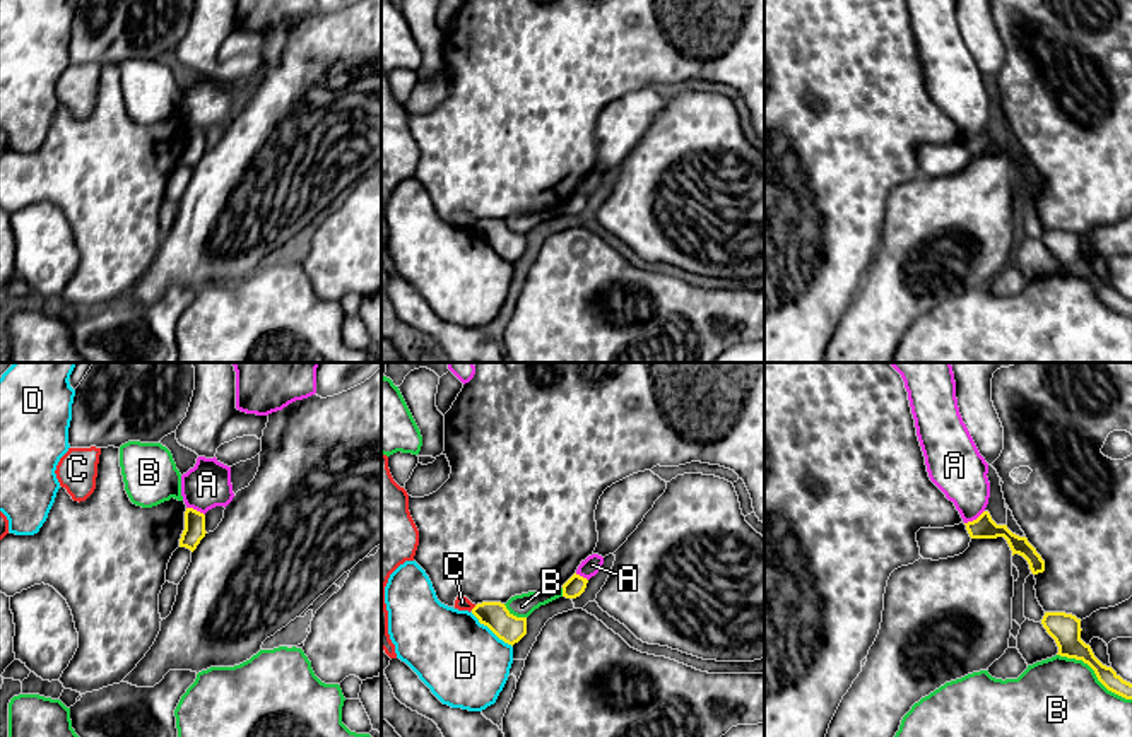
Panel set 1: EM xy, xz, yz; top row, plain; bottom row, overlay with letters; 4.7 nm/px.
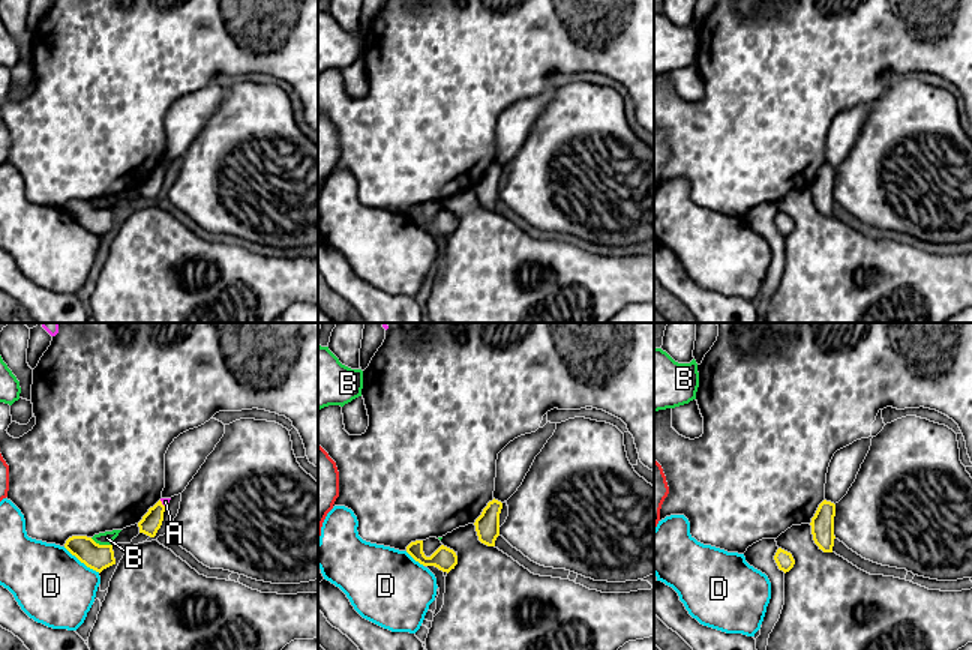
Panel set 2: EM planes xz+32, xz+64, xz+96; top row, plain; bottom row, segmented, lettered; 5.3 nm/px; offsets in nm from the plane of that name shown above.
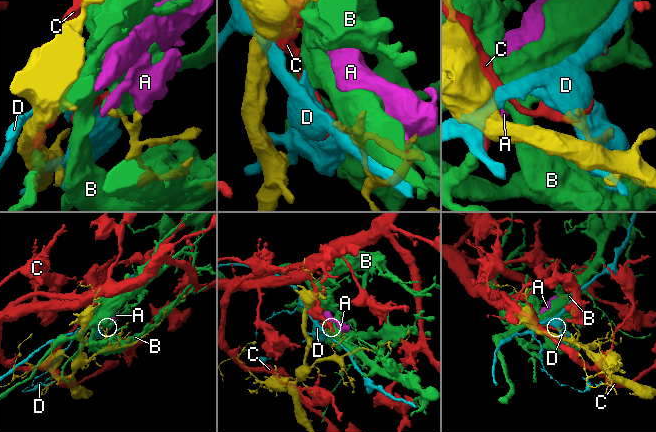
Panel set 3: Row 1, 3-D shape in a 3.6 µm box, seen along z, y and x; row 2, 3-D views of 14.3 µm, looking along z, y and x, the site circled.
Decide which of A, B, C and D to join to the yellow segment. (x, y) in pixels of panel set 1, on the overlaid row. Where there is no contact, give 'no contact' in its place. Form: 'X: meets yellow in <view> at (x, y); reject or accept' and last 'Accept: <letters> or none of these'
A: meets yellow in yz at (973, 520); reject
B: meets yellow in yz at (1095, 672); reject
C: meets yellow in xz at (474, 607); reject
D: meets yellow in xz at (491, 630); reject
Accept: none of these

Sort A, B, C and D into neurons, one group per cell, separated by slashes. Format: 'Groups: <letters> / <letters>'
Groups: A / B / C / D

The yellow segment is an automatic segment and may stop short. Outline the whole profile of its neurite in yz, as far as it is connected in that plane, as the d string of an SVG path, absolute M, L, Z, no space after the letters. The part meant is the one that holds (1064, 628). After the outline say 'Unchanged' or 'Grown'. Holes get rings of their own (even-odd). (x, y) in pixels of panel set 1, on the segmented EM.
M1045 612L1041 619L1047 633L1055 640L1060 657L1082 660L1098 681L1111 693L1132 699L1132 684L1123 681L1111 667L1103 665L1091 646L1081 640L1081 619L1065 612Z. Unchanged

